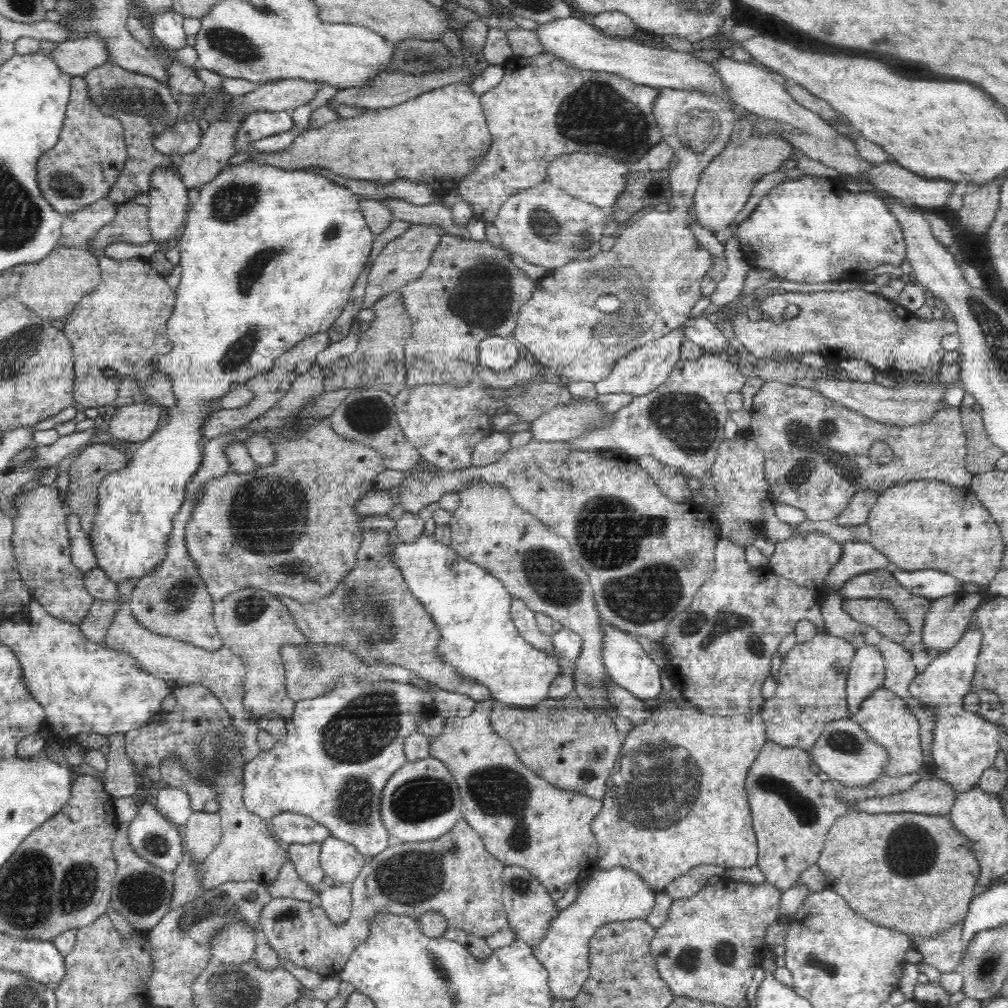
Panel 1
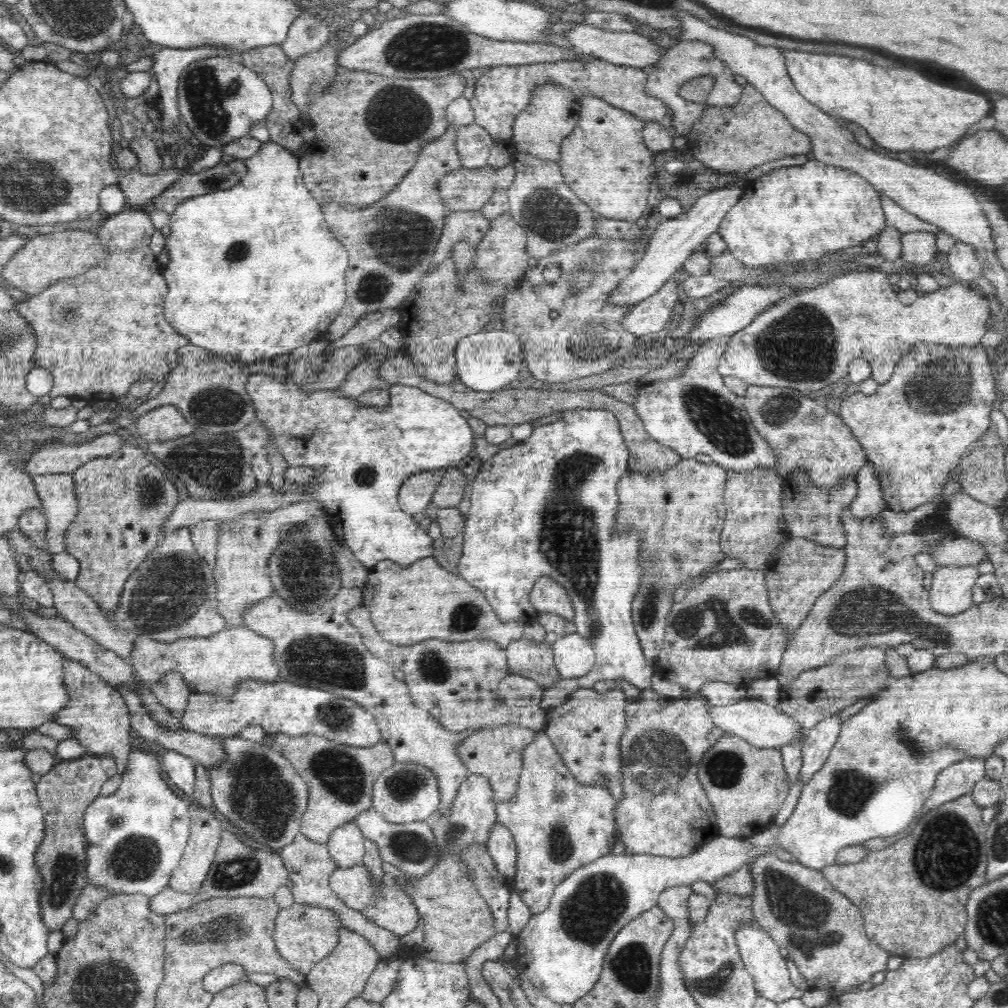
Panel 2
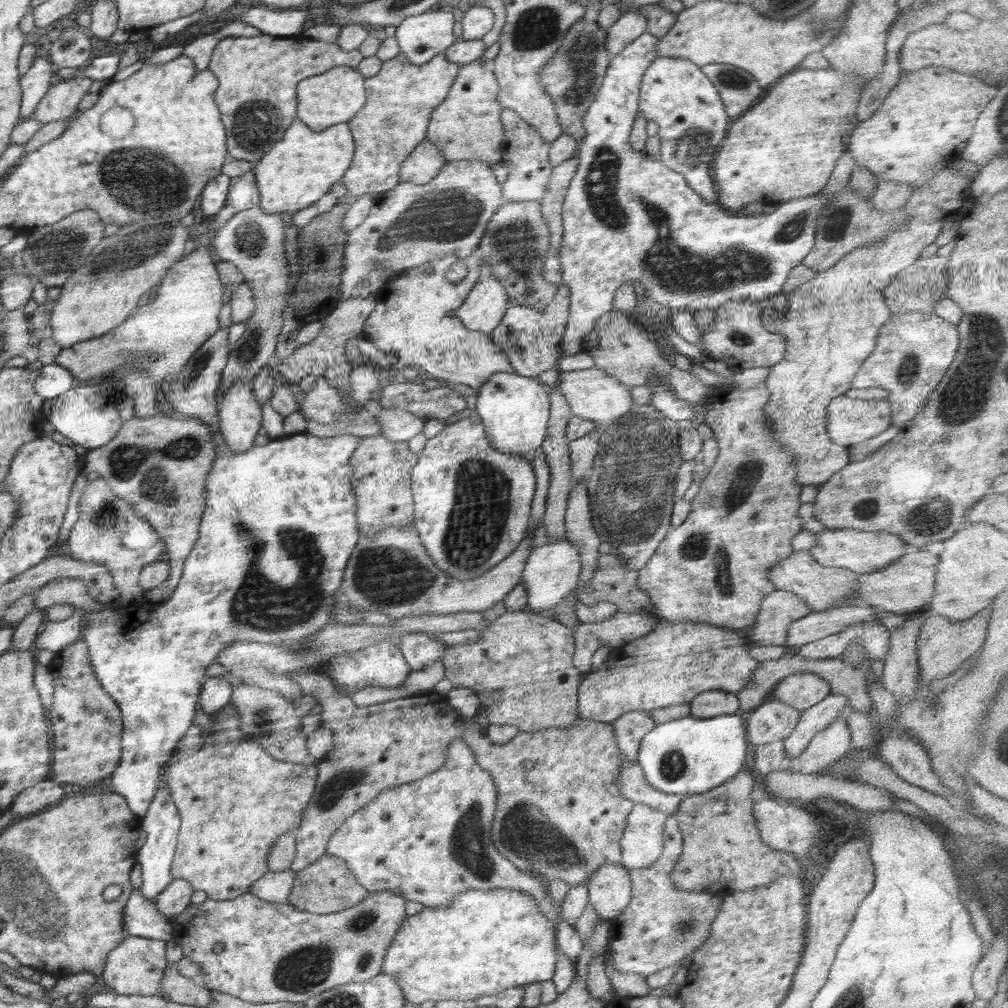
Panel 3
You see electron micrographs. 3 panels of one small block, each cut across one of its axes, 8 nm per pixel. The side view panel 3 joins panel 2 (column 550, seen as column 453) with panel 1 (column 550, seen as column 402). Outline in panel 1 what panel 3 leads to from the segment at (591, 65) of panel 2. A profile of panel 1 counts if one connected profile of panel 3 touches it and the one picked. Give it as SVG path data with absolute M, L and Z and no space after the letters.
M548 53L531 57L512 54L502 67L502 82L482 94L480 100L492 136L490 150L473 162L473 169L457 186L458 199L468 201L475 217L486 225L496 220L509 196L548 181L549 162L557 156L584 152L606 155L629 164L638 161L648 150L652 150L652 146L663 141L662 132L654 119L654 100L660 94L656 88L636 85L613 73L576 69Z

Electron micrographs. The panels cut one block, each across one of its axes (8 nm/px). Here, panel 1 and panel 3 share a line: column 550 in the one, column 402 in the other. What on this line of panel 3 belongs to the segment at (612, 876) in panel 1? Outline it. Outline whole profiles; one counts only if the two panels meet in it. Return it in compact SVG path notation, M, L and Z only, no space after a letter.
M468 889L458 893L447 907L424 907L418 914L407 916L388 945L381 972L397 978L409 1003L475 1000L508 988L550 980L559 958L555 934L556 924L543 916L534 897L514 889Z

